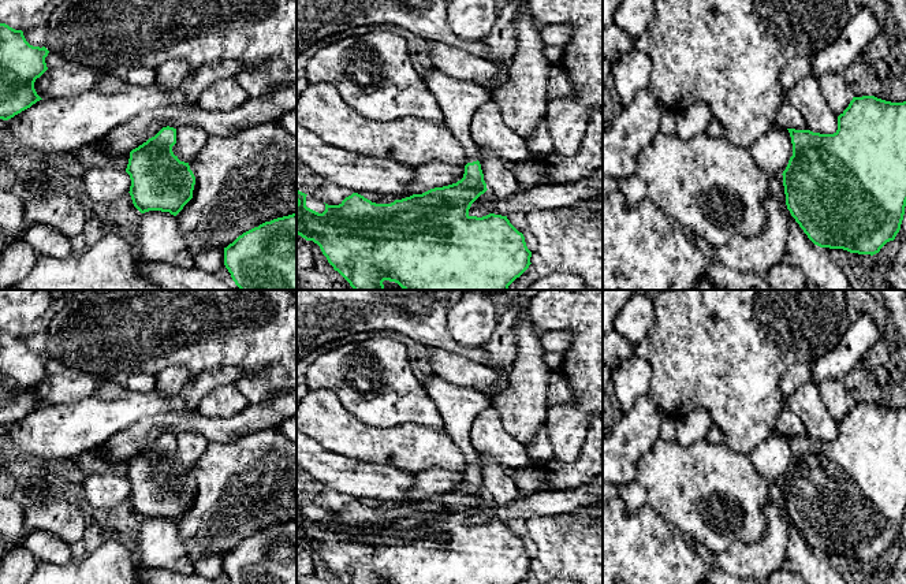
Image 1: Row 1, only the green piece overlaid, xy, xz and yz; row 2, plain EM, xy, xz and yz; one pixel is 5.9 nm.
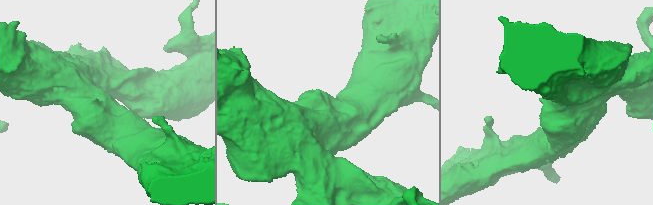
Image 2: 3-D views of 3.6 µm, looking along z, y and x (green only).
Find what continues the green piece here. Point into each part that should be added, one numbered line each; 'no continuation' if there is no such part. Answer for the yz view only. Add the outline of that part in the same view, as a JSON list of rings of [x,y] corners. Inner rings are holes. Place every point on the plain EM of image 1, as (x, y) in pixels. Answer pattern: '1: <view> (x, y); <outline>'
no continuation

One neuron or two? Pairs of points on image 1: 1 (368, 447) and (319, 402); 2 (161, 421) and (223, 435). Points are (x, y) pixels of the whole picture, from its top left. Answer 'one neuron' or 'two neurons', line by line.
1: one neuron
2: one neuron

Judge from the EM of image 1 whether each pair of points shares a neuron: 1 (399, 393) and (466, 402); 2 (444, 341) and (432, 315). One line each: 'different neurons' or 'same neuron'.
1: different neurons
2: same neuron

